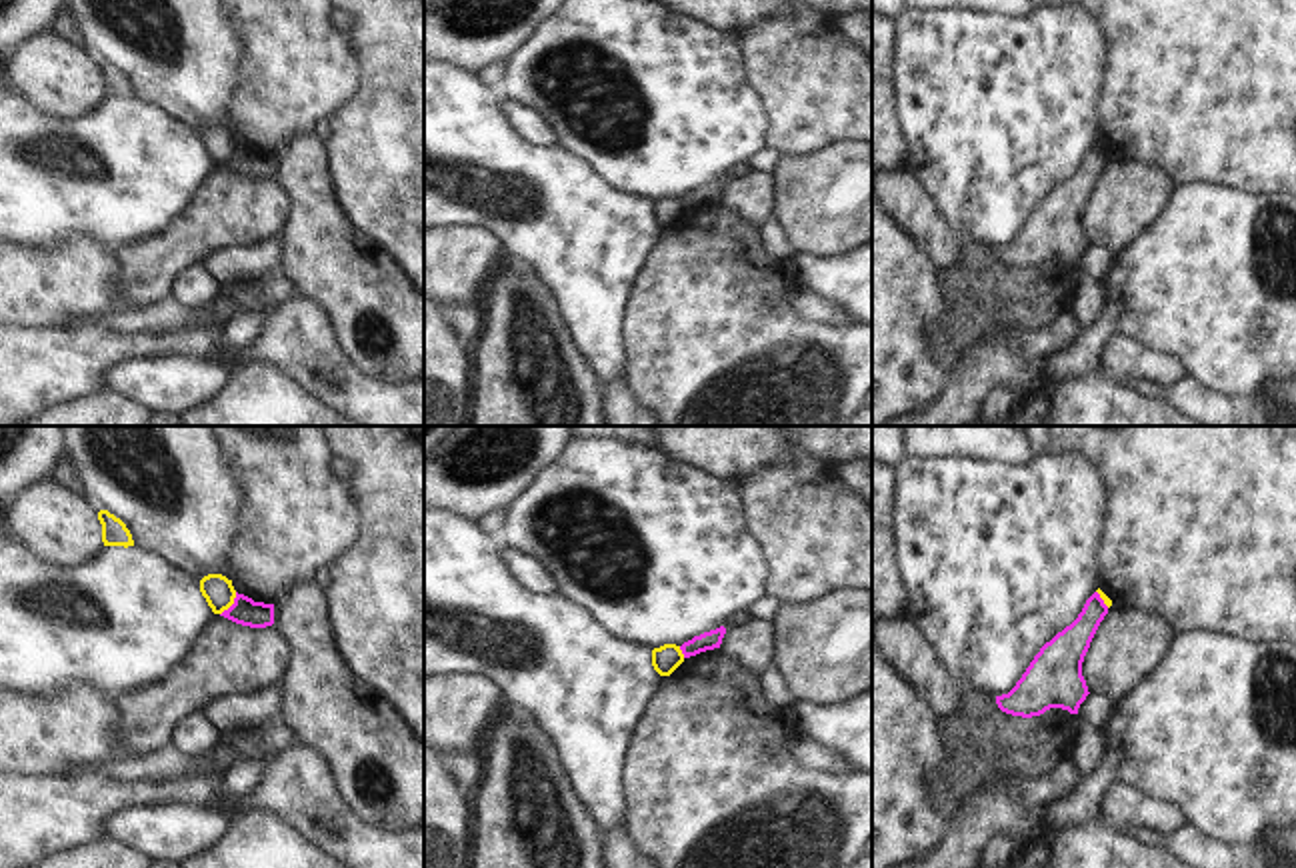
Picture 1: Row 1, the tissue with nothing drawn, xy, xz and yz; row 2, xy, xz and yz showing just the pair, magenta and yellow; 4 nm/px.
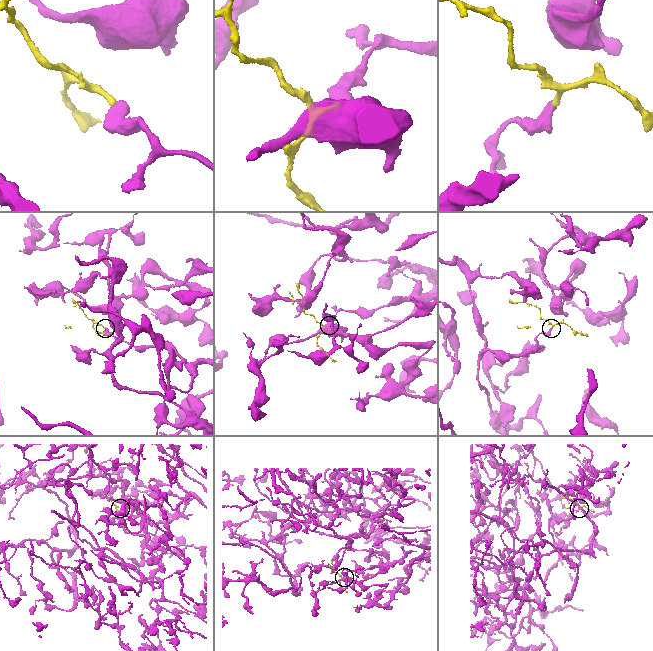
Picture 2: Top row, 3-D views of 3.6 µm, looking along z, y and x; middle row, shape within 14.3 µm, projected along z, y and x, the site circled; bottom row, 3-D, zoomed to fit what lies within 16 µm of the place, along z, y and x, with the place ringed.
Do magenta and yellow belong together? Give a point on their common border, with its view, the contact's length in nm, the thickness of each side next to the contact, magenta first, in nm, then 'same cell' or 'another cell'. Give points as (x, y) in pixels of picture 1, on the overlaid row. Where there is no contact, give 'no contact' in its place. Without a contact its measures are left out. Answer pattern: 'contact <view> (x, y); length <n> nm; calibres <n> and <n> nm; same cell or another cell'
contact xy (232, 604); length 120 nm; calibres 110 and 120 nm; another cell

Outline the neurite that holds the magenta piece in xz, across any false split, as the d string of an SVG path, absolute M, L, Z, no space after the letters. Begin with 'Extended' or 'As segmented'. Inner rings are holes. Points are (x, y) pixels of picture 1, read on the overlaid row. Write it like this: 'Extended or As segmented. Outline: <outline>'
As segmented. Outline: M720 626L716 630L694 636L692 640L684 642L680 646L680 650L682 650L684 658L690 658L690 656L696 656L700 652L720 648L724 634L726 634L726 628Z

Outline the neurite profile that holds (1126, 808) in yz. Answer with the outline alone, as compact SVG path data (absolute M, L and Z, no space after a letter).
M1114 782L1102 800L1102 818L1120 832L1134 832L1160 842L1176 836L1188 822L1182 808Z

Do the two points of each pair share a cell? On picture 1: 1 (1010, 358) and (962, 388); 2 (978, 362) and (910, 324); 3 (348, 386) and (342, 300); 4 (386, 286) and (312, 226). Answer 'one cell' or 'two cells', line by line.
1: one cell
2: two cells
3: two cells
4: one cell

